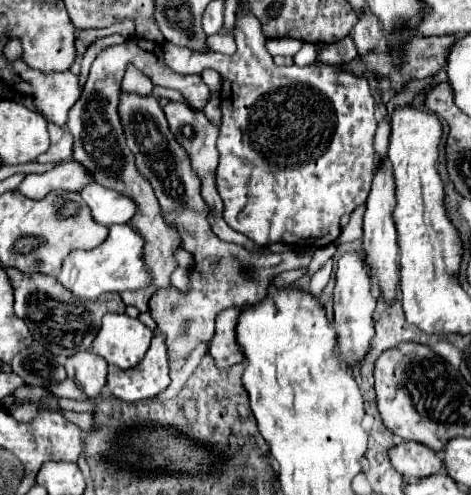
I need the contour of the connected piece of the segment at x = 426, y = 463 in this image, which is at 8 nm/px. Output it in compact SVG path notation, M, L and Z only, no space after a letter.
M401 441L389 449L389 459L393 467L403 477L427 477L443 467L437 453L417 441Z

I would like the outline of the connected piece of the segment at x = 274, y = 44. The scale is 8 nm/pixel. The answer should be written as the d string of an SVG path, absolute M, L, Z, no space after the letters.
M267 39L267 51L271 55L289 55L293 57L299 49L301 49L303 41L297 41L297 39Z

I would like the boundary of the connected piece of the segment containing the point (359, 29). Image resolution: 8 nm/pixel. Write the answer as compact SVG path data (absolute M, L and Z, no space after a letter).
M363 9L359 13L359 21L355 23L355 29L349 33L359 49L359 55L365 55L367 51L381 51L385 45L385 35L383 35L383 25L369 9Z

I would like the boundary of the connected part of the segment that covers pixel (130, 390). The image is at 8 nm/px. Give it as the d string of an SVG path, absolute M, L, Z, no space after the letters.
M155 335L151 347L143 361L131 369L121 369L109 365L107 387L109 391L123 401L143 401L157 397L169 385L169 363L165 353L165 341L161 335Z

